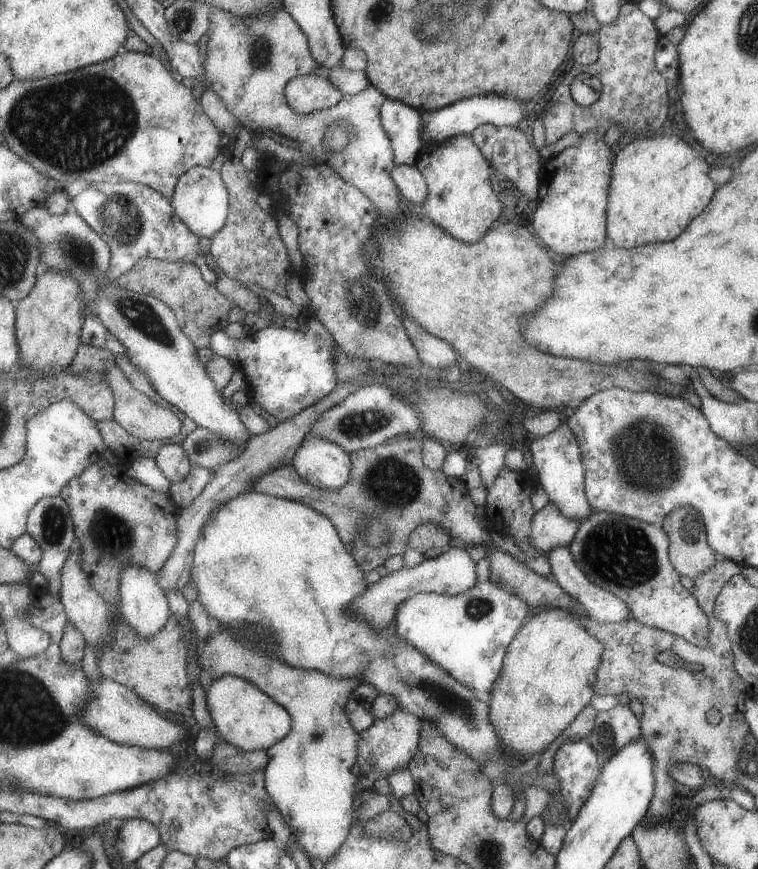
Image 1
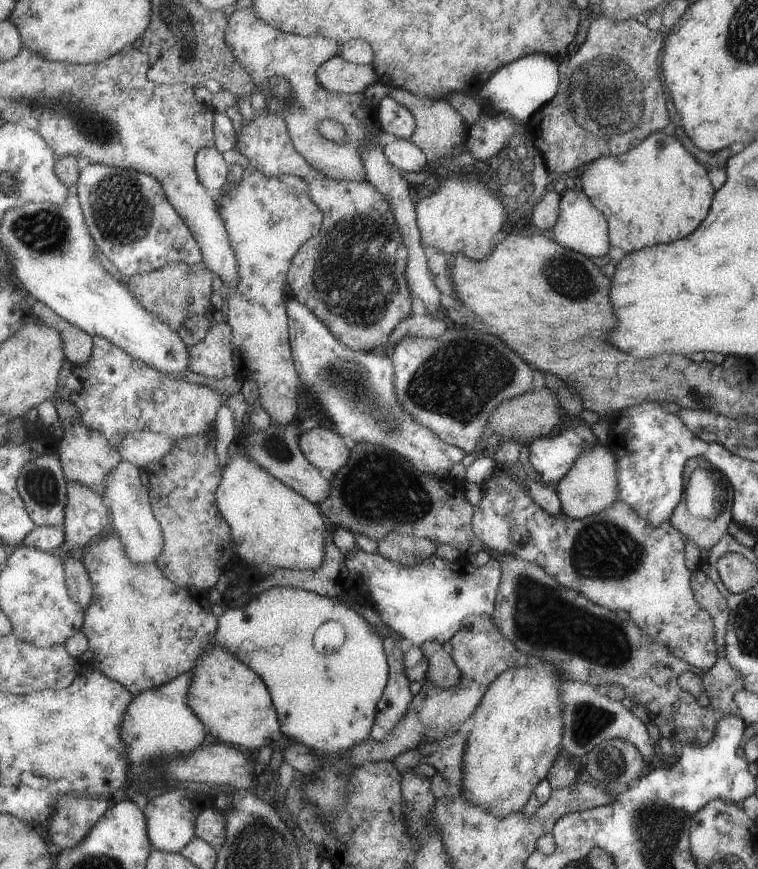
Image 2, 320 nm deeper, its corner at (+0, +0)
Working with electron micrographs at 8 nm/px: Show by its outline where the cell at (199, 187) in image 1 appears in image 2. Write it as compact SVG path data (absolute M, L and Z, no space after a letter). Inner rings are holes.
M203 148L195 162L199 180L210 192L214 194L224 191L228 187L227 178L231 174L231 162L225 162L223 154L213 148Z

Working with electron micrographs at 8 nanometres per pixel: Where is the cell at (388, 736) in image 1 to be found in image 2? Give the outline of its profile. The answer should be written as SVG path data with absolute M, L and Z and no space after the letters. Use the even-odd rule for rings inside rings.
M375 626L373 632L383 640L383 654L389 667L389 681L382 698L379 698L375 723L371 726L371 739L379 742L398 728L399 722L410 710L413 697L408 688L410 681L403 670L405 653L402 645L398 644L401 638L387 626Z

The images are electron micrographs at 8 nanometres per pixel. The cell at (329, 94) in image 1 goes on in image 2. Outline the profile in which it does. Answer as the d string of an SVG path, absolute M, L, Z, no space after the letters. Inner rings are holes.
M337 54L319 66L319 86L333 94L362 93L368 85L374 85L377 81L377 73L371 65L355 66L343 62L343 58Z

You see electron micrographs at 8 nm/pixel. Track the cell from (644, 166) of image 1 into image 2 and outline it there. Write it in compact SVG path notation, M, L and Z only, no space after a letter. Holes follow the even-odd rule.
M655 131L626 153L595 158L586 165L587 168L579 178L582 192L607 218L611 248L620 248L624 253L678 241L691 234L695 228L698 229L697 224L706 218L710 211L711 198L714 198L713 188L705 174L705 168L679 144L675 136Z

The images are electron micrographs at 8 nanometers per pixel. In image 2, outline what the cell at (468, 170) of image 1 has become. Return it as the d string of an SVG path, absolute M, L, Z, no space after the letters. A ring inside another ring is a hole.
M453 176L439 178L437 187L430 190L426 196L416 199L415 215L424 248L435 248L450 255L460 253L471 261L490 257L489 240L493 238L493 234L499 232L505 220L501 202L481 182L461 182Z

